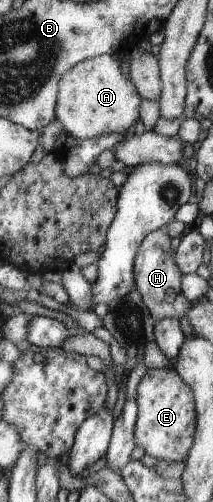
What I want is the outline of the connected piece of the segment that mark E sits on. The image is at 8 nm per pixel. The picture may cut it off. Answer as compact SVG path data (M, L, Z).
M170 367L148 369L137 388L138 418L134 429L137 446L158 460L185 461L196 432L195 398L191 388Z

